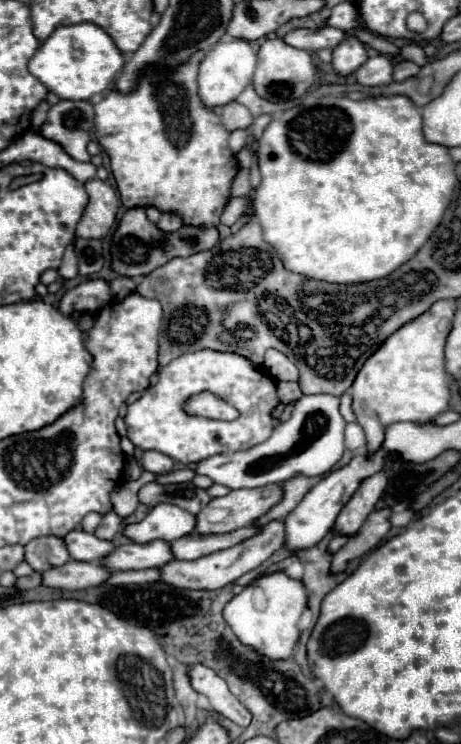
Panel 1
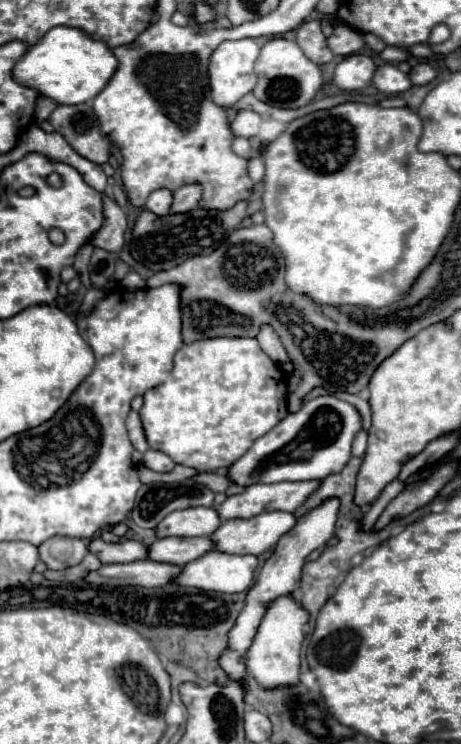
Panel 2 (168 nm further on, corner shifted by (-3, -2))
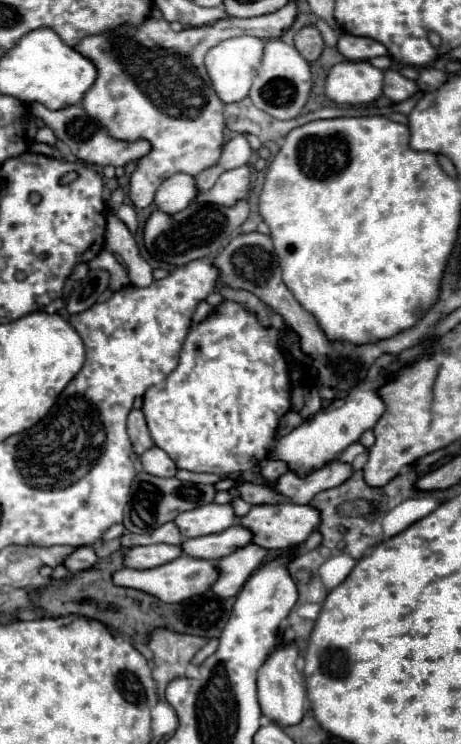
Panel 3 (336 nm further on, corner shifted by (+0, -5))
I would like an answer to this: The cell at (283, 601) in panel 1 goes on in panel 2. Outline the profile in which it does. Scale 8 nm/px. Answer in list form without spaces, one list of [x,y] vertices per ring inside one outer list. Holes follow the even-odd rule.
[[[278,596],[266,604],[264,618],[246,652],[246,668],[258,680],[258,684],[264,688],[276,688],[278,684],[298,684],[300,648],[304,642],[304,624],[308,622],[308,616],[310,614],[292,596]]]

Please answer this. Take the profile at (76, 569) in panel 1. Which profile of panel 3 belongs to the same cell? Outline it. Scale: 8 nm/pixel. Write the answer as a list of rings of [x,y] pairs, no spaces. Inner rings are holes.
[[[183,555],[183,557],[179,557],[171,563],[165,563],[165,565],[153,567],[153,569],[145,569],[145,571],[121,569],[113,575],[113,583],[121,585],[121,587],[131,587],[131,589],[151,593],[165,603],[179,603],[179,601],[185,601],[185,599],[191,599],[195,595],[201,595],[201,593],[209,591],[211,585],[217,581],[217,577],[219,577],[219,569],[217,569],[215,561],[195,559],[195,557]]]

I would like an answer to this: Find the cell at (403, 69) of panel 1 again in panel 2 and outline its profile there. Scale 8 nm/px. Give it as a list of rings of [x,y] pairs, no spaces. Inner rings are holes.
[[[416,64],[410,70],[412,84],[428,84],[430,80],[434,80],[434,76],[436,76],[436,70],[430,64]]]

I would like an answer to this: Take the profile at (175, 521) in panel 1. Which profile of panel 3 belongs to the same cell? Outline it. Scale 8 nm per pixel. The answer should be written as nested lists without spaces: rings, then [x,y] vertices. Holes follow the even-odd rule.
[[[207,503],[203,507],[195,507],[191,511],[179,513],[175,523],[183,531],[183,535],[203,537],[229,529],[235,523],[235,513],[233,513],[233,505],[229,503],[225,505]]]

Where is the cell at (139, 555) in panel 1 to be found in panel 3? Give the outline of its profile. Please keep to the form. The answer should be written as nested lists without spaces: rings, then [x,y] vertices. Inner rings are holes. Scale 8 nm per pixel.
[[[233,525],[227,531],[221,531],[215,535],[185,539],[181,547],[187,555],[197,559],[221,559],[245,547],[247,543],[251,543],[251,539],[253,539],[253,533],[247,527]]]

